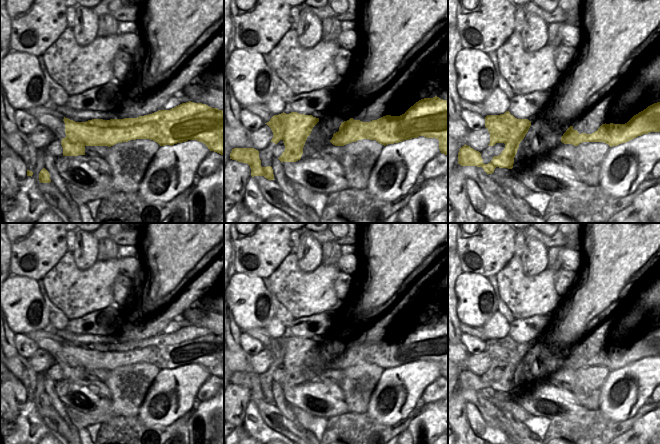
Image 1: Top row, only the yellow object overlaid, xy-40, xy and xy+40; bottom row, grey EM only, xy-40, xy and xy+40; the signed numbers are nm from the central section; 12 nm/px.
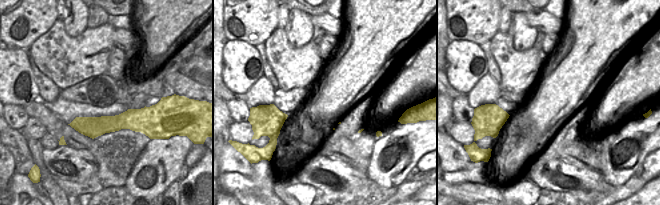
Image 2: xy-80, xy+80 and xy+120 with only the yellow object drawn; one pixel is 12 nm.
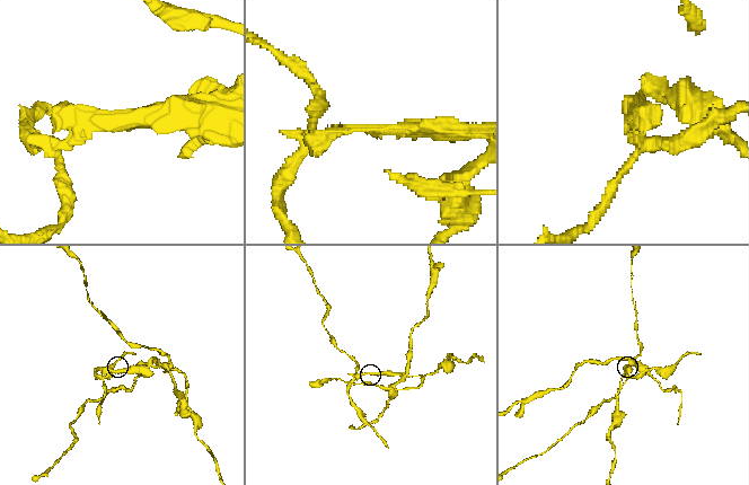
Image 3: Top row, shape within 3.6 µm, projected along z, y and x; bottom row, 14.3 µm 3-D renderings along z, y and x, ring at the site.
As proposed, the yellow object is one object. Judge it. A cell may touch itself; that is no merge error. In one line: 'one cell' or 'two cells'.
two cells

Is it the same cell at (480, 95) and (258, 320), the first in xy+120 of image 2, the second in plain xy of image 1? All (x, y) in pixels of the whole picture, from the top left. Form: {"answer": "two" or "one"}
{"answer": "two"}

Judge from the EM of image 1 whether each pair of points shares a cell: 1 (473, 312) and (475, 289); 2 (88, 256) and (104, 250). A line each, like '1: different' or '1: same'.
1: same
2: different

